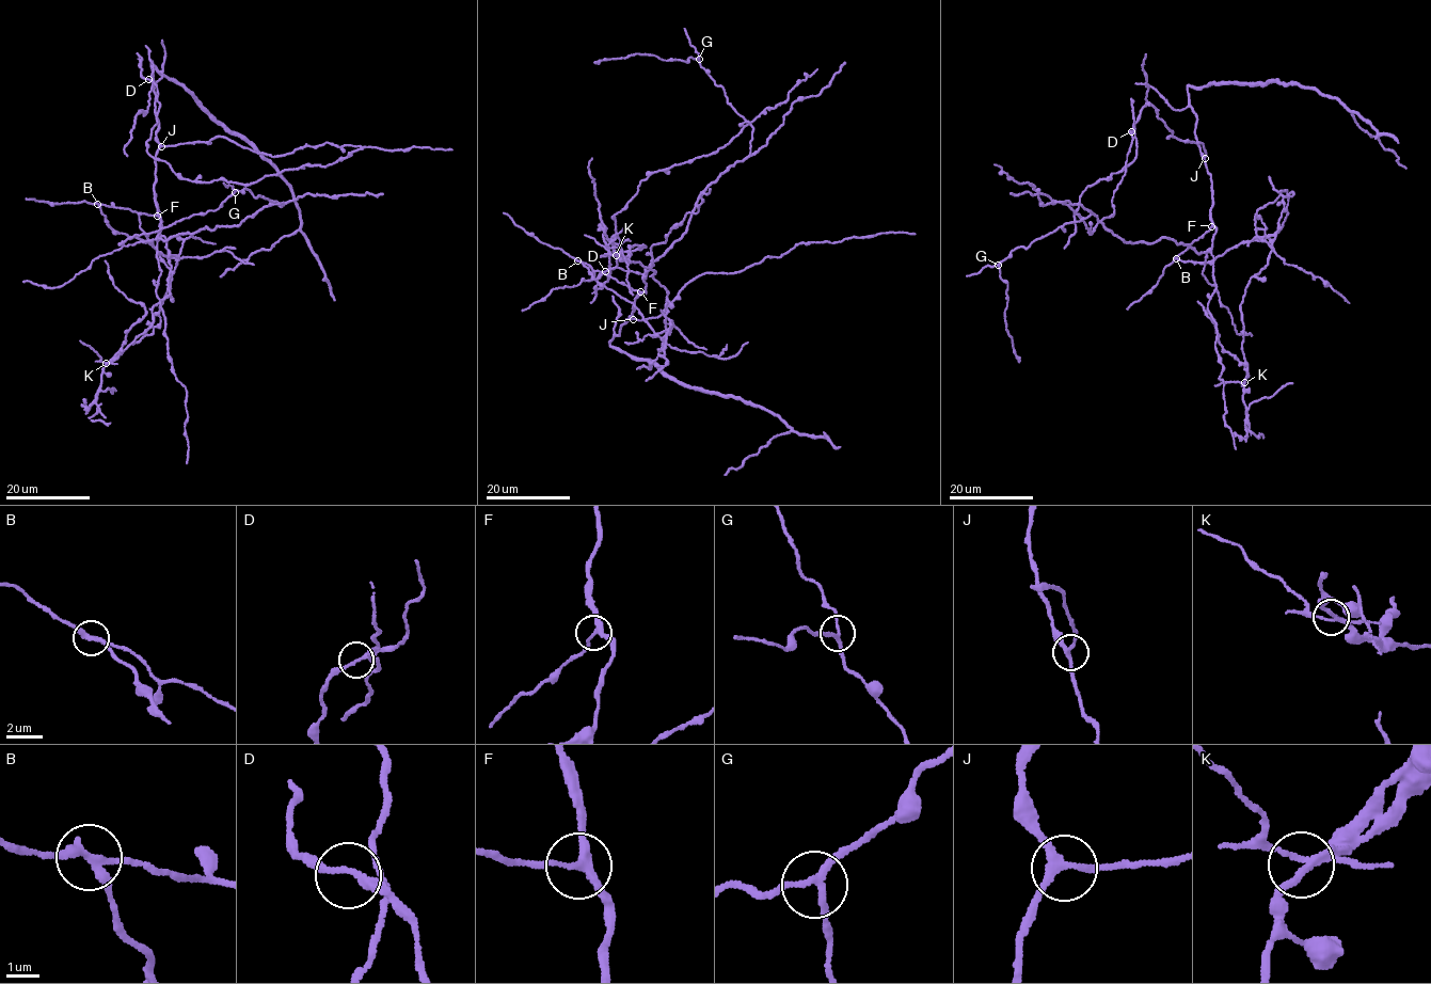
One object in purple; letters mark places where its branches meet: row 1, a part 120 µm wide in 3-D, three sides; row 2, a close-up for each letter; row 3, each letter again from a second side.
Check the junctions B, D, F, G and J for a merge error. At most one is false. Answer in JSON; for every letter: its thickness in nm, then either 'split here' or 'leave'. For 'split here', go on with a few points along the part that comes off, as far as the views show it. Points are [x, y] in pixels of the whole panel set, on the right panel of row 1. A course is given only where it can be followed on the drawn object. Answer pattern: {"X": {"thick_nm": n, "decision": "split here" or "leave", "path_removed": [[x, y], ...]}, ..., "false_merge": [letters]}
{"B": {"thick_nm": 200, "decision": "split here", "path_removed": [[1175, 258], [1207, 262], [1270, 241], [1240, 310], [1244, 362], [1224, 350], [1197, 301]]}, "D": {"thick_nm": 170, "decision": "leave"}, "F": {"thick_nm": 240, "decision": "leave"}, "G": {"thick_nm": 180, "decision": "leave"}, "J": {"thick_nm": 200, "decision": "leave"}, "false_merge": ["B"]}

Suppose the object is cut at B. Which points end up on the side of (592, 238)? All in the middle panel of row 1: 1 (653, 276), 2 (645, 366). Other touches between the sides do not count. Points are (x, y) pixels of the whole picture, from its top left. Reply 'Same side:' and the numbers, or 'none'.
Same side: 1, 2

